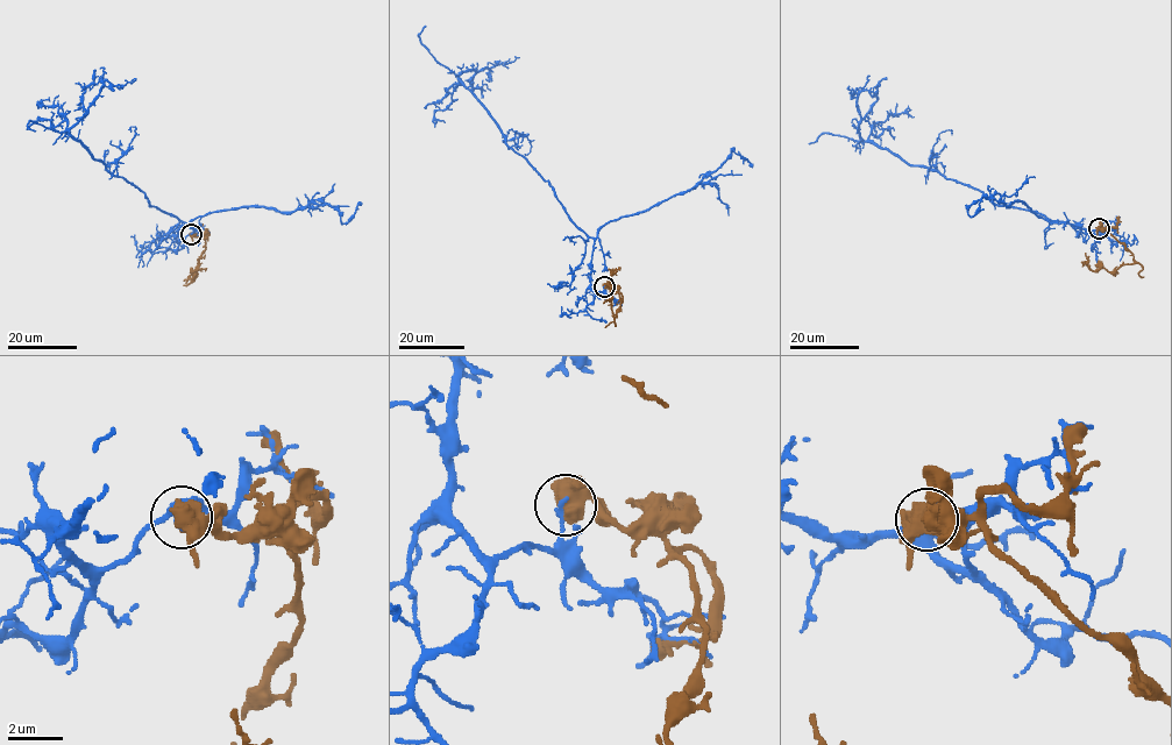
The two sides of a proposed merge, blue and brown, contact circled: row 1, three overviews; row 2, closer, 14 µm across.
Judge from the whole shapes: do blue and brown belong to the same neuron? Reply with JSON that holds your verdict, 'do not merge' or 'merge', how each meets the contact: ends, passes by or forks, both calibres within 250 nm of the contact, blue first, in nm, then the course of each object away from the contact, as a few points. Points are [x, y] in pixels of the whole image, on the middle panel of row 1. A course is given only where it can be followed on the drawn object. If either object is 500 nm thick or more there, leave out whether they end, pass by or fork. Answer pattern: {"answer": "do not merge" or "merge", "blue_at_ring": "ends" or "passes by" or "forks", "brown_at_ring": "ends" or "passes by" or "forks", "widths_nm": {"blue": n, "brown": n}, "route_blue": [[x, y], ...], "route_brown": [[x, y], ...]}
{"answer": "do not merge", "widths_nm": {"blue": 200, "brown": 700}, "route_blue": [[603, 286], [596, 293], [590, 288], [594, 239], [572, 220], [551, 183], [506, 143], [459, 77], [518, 58]], "route_brown": [[604, 286], [615, 289], [619, 297], [620, 307], [613, 318], [611, 271]]}

